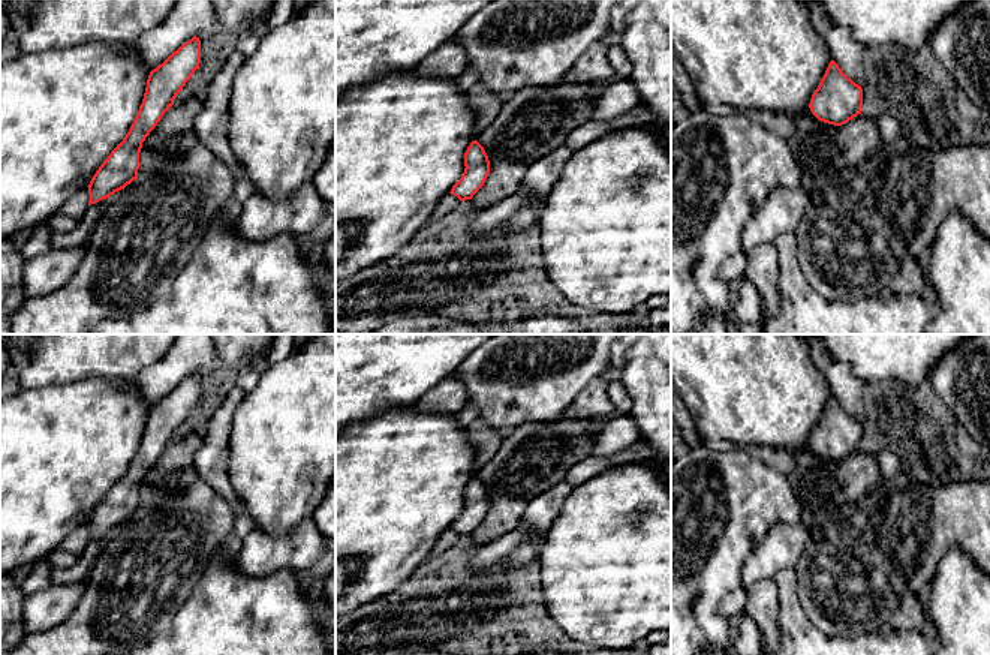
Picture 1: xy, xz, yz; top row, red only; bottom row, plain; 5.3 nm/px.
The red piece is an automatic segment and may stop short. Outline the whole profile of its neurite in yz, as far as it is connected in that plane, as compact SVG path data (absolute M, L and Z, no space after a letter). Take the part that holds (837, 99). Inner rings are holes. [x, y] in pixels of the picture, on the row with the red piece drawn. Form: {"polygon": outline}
{"polygon": "M831 60L818 88L813 91L809 108L824 123L842 126L861 114L863 88L848 78L839 64Z"}

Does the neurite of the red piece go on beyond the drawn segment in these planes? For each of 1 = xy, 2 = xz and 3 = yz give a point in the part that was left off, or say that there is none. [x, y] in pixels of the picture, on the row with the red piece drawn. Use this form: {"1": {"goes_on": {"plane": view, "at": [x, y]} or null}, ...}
{"1": {"goes_on": null}, "2": {"goes_on": null}, "3": {"goes_on": null}}

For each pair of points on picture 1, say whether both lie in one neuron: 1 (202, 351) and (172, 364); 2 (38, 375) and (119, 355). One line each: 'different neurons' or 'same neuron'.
1: same neuron
2: same neuron

